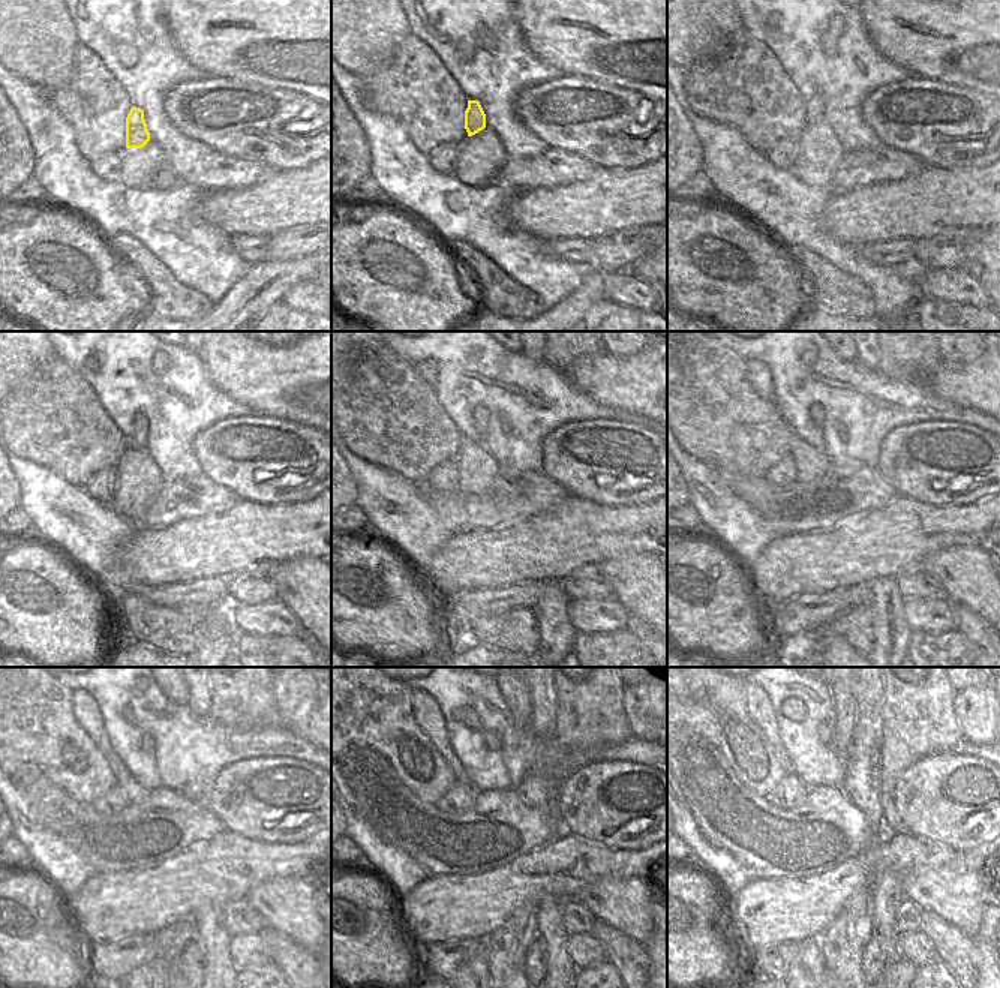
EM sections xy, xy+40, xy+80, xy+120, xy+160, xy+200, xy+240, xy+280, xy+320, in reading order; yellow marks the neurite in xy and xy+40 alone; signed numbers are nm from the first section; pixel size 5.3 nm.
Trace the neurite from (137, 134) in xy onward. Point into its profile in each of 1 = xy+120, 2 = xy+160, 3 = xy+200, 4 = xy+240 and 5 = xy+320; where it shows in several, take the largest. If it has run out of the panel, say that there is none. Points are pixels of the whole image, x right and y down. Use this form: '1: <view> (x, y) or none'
1: xy+120 (141, 425)
2: xy+160 (480, 414)
3: xy+200 (816, 411)
4: xy+240 (147, 745)
5: xy+320 (825, 730)

